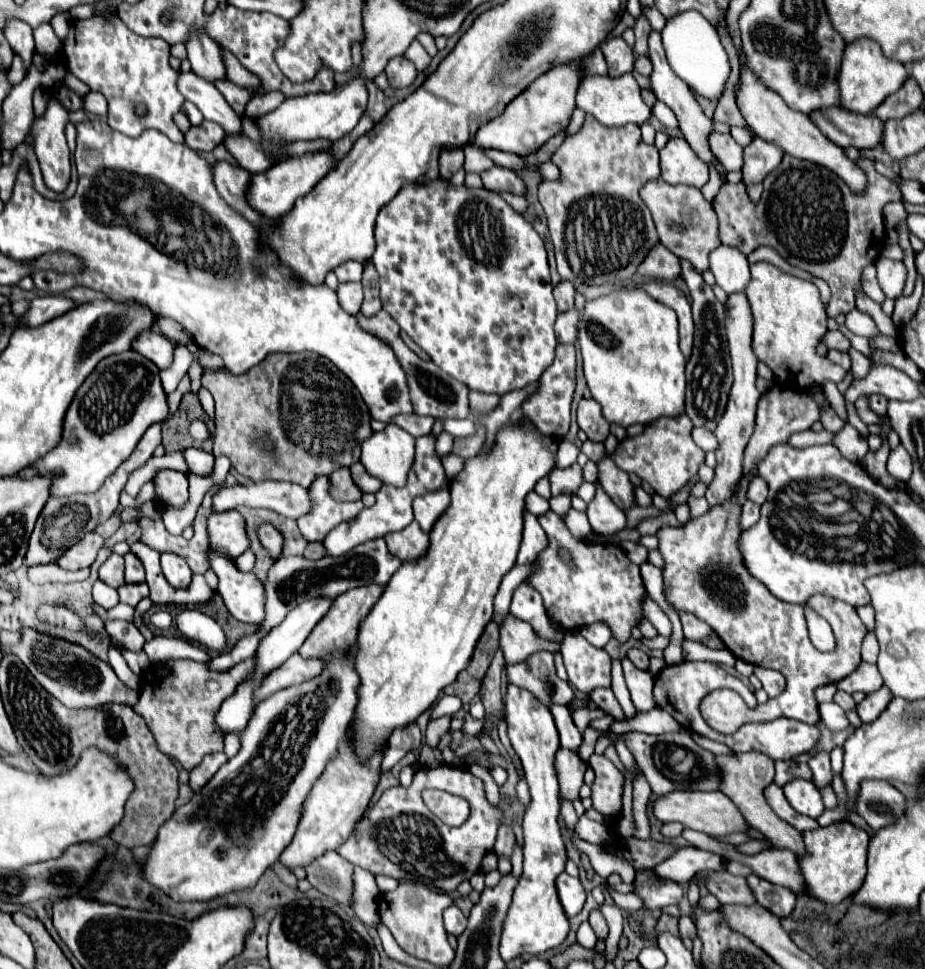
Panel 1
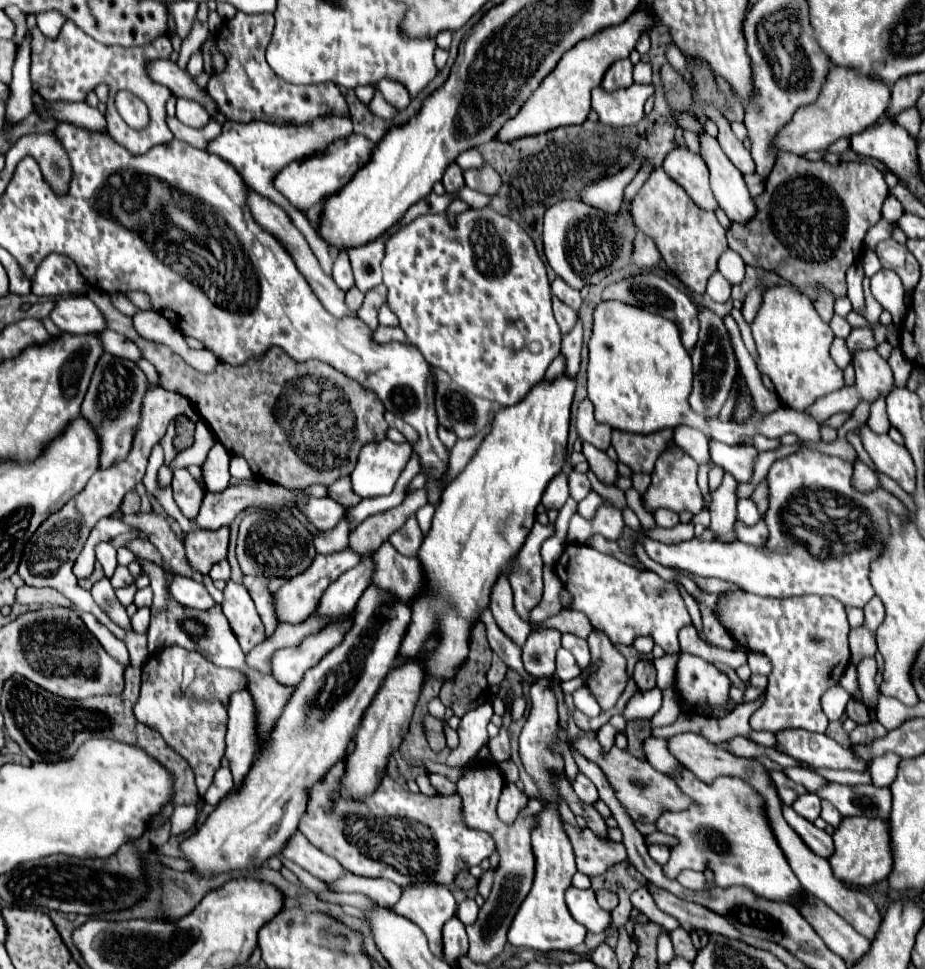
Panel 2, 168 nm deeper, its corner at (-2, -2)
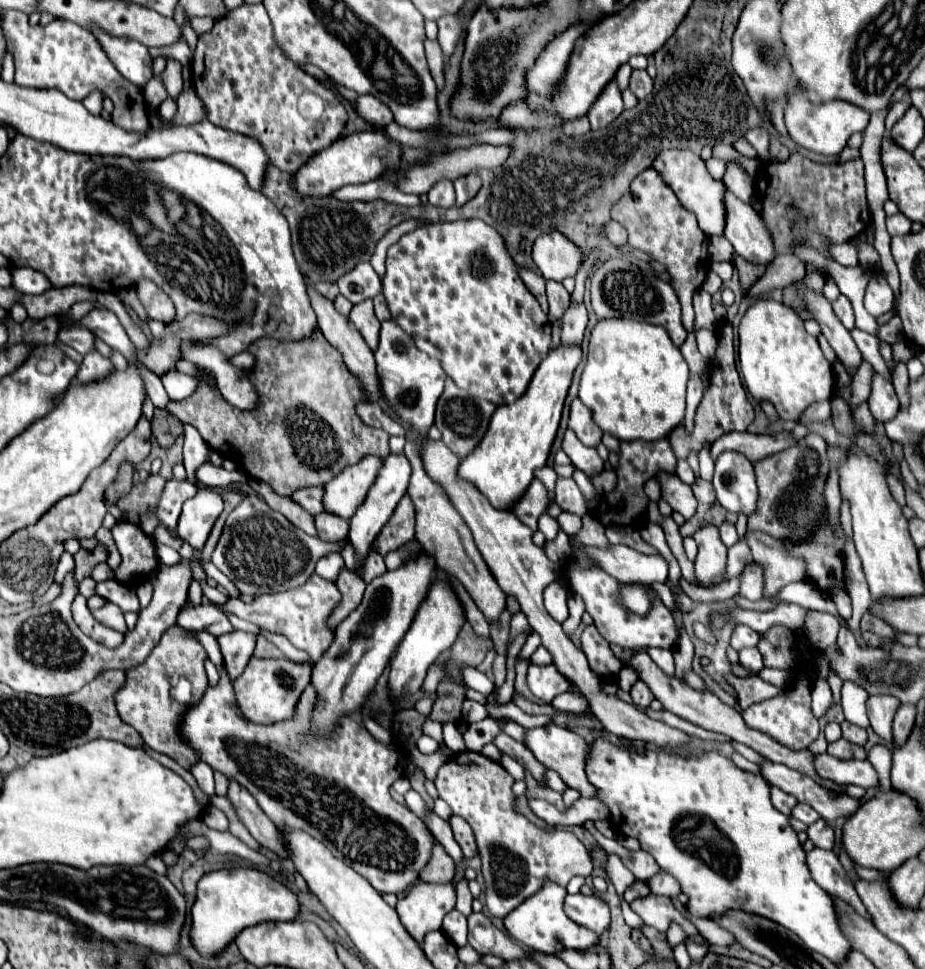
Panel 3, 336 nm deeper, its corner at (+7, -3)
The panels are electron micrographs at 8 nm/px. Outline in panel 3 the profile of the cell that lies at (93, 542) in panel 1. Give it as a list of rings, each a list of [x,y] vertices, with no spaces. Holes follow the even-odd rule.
[[[63,553],[61,559],[59,559],[59,565],[57,565],[57,571],[55,571],[55,583],[61,583],[63,577],[75,567],[75,561],[73,561],[73,555],[69,553]]]

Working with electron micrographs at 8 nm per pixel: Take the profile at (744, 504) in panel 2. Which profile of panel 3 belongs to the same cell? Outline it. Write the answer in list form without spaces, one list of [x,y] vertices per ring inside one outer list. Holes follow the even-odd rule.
[[[723,523],[719,527],[719,537],[721,537],[725,547],[731,547],[731,545],[737,543],[737,531],[735,531],[735,527],[731,523]]]

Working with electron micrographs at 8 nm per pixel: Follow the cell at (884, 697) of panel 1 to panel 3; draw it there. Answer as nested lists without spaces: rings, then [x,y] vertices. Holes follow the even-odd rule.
[[[845,739],[829,743],[827,753],[837,757],[837,759],[865,759],[865,749],[853,747],[853,743],[845,743]]]

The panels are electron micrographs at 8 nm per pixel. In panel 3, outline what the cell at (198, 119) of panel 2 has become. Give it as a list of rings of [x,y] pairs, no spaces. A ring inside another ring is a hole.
[[[165,99],[165,101],[161,101],[161,105],[157,107],[157,113],[159,113],[165,121],[171,121],[173,115],[177,113],[177,103],[175,103],[173,99]]]

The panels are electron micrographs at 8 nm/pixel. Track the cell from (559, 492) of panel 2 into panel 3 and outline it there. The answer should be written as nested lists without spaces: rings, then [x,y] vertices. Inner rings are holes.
[[[533,481],[527,491],[521,495],[521,499],[509,509],[513,515],[517,515],[527,527],[531,527],[533,531],[537,531],[537,519],[541,513],[545,513],[547,509],[547,495],[545,495],[545,487],[541,481]]]

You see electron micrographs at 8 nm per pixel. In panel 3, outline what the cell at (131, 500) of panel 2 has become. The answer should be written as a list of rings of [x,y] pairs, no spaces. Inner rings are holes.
[[[123,463],[117,479],[115,479],[115,481],[109,485],[109,489],[107,489],[107,499],[109,499],[111,503],[117,503],[119,495],[123,495],[125,491],[129,491],[131,485],[133,485],[133,467],[131,467],[129,463]]]

